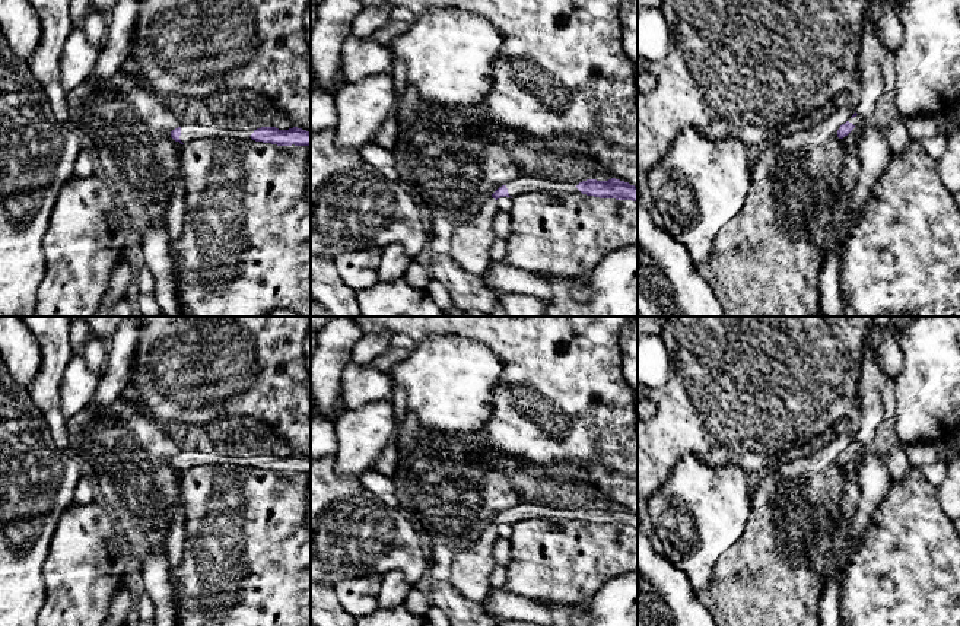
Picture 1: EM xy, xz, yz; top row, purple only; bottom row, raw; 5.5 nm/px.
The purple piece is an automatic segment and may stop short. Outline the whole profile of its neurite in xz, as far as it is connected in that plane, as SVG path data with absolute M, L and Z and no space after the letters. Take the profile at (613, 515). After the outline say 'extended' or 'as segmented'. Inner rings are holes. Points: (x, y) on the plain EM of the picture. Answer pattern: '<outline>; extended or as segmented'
M611 505L608 508L587 506L576 512L587 522L600 525L632 527L638 530L638 514Z; as segmented

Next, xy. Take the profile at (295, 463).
M261 454L249 463L255 468L271 470L277 473L311 473L311 458L293 454L279 457L276 454Z; as segmented

